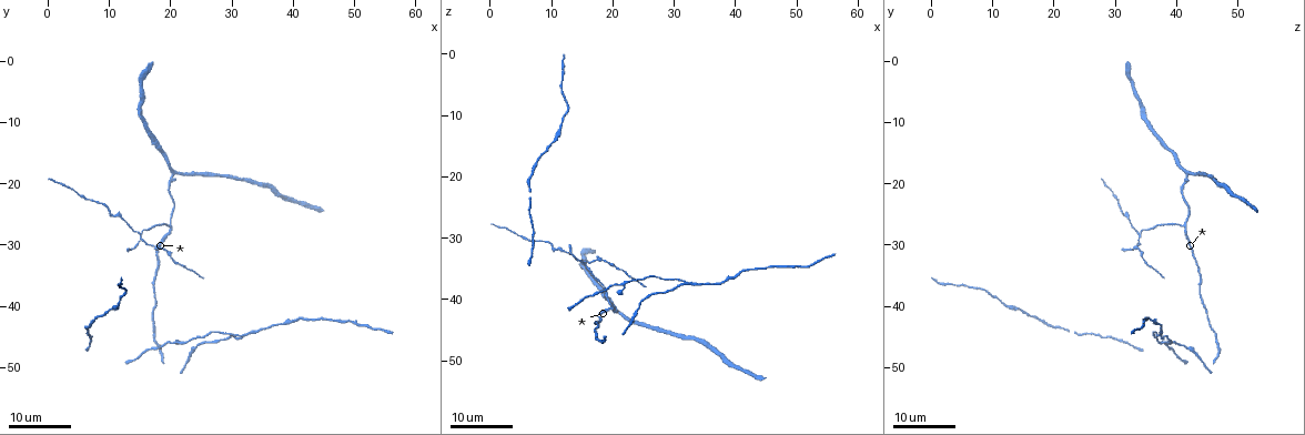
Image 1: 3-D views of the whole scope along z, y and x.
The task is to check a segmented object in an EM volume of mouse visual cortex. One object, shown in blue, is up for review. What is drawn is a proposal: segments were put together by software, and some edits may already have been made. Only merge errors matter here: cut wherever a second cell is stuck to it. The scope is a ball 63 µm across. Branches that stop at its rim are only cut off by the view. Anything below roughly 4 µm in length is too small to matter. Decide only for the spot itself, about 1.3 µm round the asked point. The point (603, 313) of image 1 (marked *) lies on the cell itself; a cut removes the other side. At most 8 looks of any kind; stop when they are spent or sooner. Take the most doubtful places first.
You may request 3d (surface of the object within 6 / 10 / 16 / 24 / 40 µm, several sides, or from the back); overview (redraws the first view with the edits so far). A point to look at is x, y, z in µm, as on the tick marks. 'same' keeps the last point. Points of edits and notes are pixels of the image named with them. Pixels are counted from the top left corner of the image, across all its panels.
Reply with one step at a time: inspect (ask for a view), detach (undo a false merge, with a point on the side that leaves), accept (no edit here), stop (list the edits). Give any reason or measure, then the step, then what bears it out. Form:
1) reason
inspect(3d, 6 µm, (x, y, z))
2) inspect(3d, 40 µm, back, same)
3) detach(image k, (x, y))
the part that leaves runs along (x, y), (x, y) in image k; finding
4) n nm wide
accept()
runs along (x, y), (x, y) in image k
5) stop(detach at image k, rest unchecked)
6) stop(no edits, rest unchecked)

four-way junction
inspect(3d, 24 µm, (14.5, 28.0, 34.0))

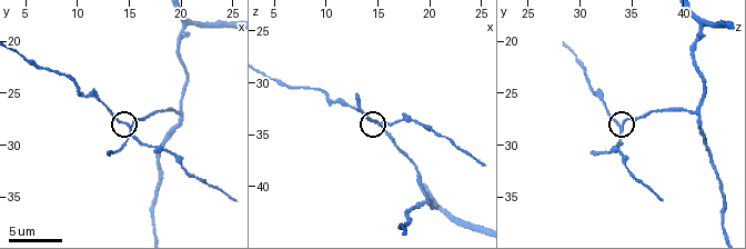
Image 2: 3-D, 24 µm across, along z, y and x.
inspect(3d, 10 µm, (15.2, 28.4, 33.8))

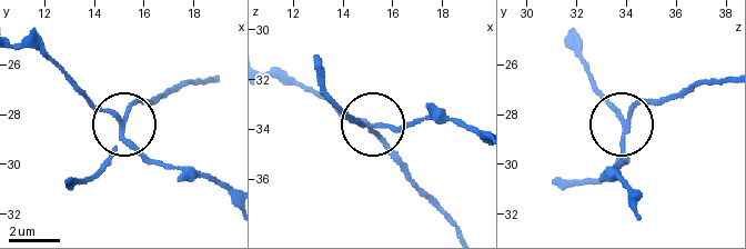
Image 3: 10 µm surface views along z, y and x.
4 arms
detach(image 3, (91, 107))
the part that leaves runs along (118, 126), (54, 63), (22, 45) in image 3; two cells meet here

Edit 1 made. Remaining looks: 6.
inspect(overview)

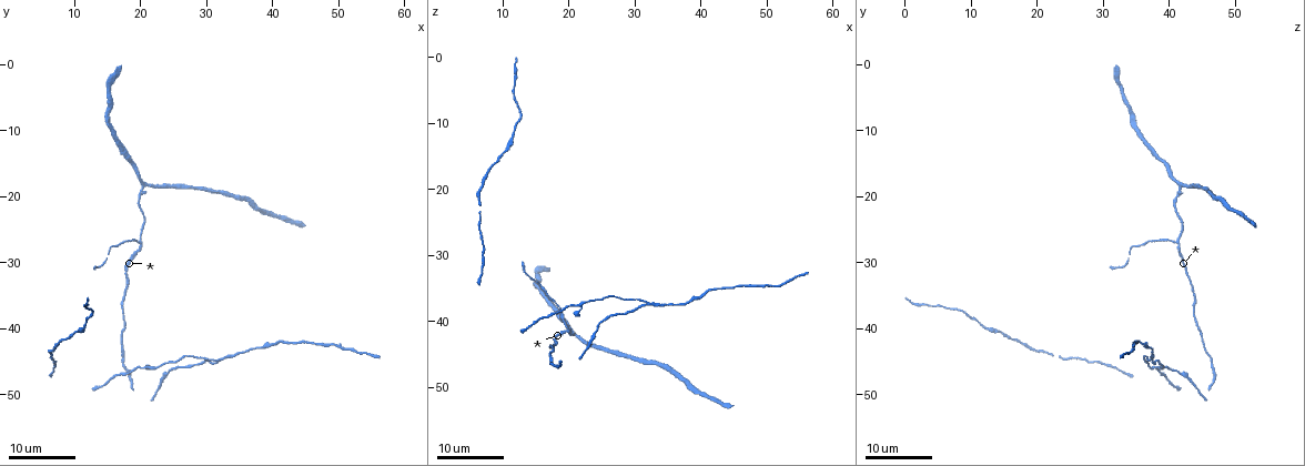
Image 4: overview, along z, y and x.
three-way junction
inspect(3d, 24 µm, (20.0, 27.0, 41.5))

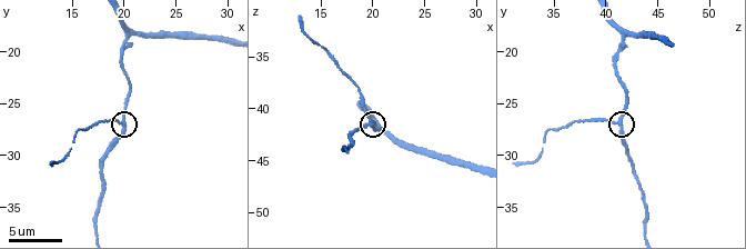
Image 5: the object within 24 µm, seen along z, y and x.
inspect(3d, 10 µm, (19.6, 26.8, 41.0))

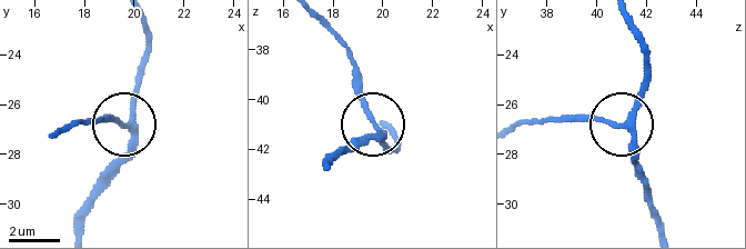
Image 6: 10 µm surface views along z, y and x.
side arm 15 µm
accept()
runs along (652, 203), (626, 129), (614, 122), (558, 122) in image 6; all the same cell

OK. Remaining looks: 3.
branch point
inspect(3d, 10 µm, (20.4, 18.0, 41.6))

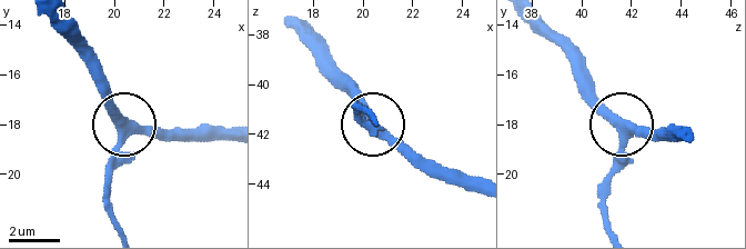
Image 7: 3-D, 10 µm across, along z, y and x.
360 nm wide
accept()
runs along (119, 227), (110, 208), (110, 163), (122, 119), (93, 82) in image 7; all the same cell

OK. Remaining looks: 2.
stop(detach at image 3, rest unchecked)

